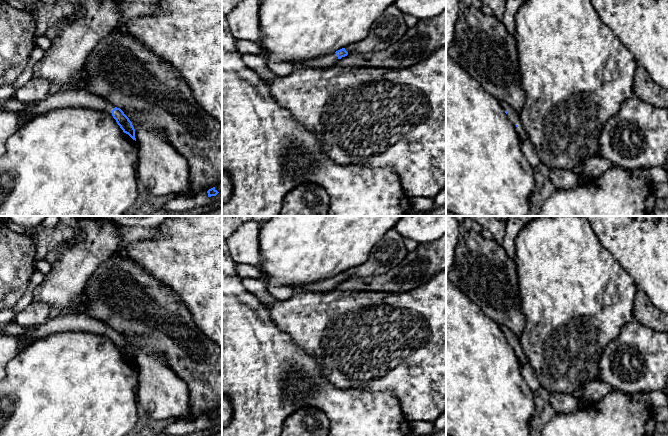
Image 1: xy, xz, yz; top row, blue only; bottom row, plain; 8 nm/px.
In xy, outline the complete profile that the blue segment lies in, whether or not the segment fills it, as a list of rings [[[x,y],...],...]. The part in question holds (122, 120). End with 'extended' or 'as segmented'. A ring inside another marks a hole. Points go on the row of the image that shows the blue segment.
[[[87,88],[51,89],[44,100],[35,101],[33,105],[27,106],[23,113],[16,113],[16,115],[21,125],[36,115],[62,108],[88,108],[105,111],[116,120],[124,133],[136,141],[135,129],[124,112]]]; extended

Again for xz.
[[[342,48],[330,55],[320,56],[314,59],[305,61],[299,61],[292,63],[295,67],[315,67],[315,68],[329,68],[336,65],[336,63],[342,58],[348,55],[345,48]]]; extended

